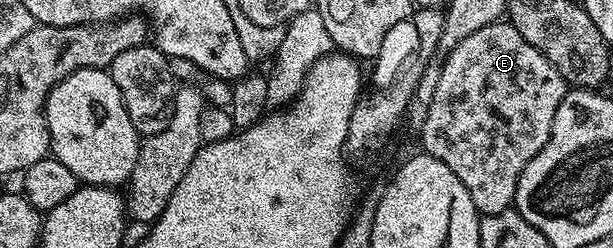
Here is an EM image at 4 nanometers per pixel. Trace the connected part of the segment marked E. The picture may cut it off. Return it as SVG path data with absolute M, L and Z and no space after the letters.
M508 22L483 26L464 38L444 57L439 86L435 86L435 98L427 110L427 120L419 130L424 155L439 158L471 194L481 216L507 212L513 208L519 174L547 142L551 134L551 122L555 122L555 110L563 102L567 85L559 70L515 30Z

